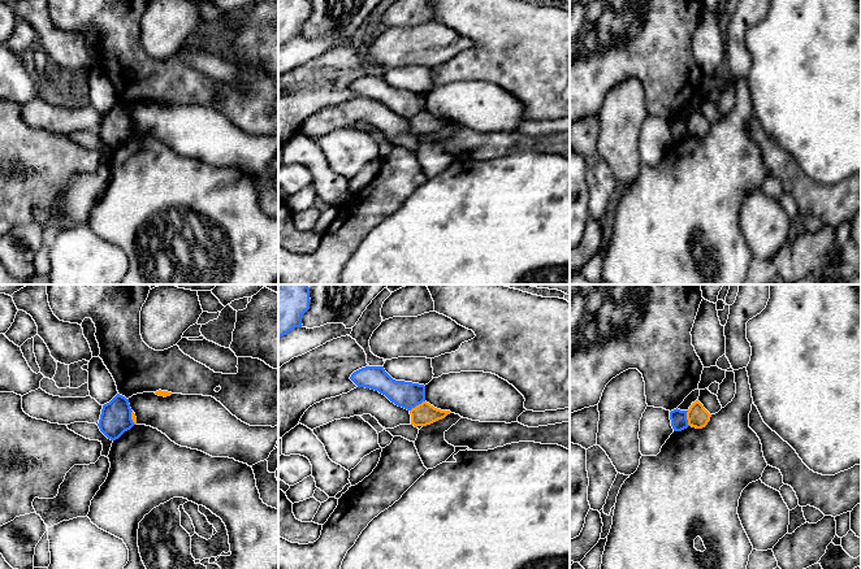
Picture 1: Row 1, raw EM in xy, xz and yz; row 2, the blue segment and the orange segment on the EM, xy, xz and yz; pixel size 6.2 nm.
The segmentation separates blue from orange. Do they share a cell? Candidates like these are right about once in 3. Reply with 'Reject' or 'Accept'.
Reject

